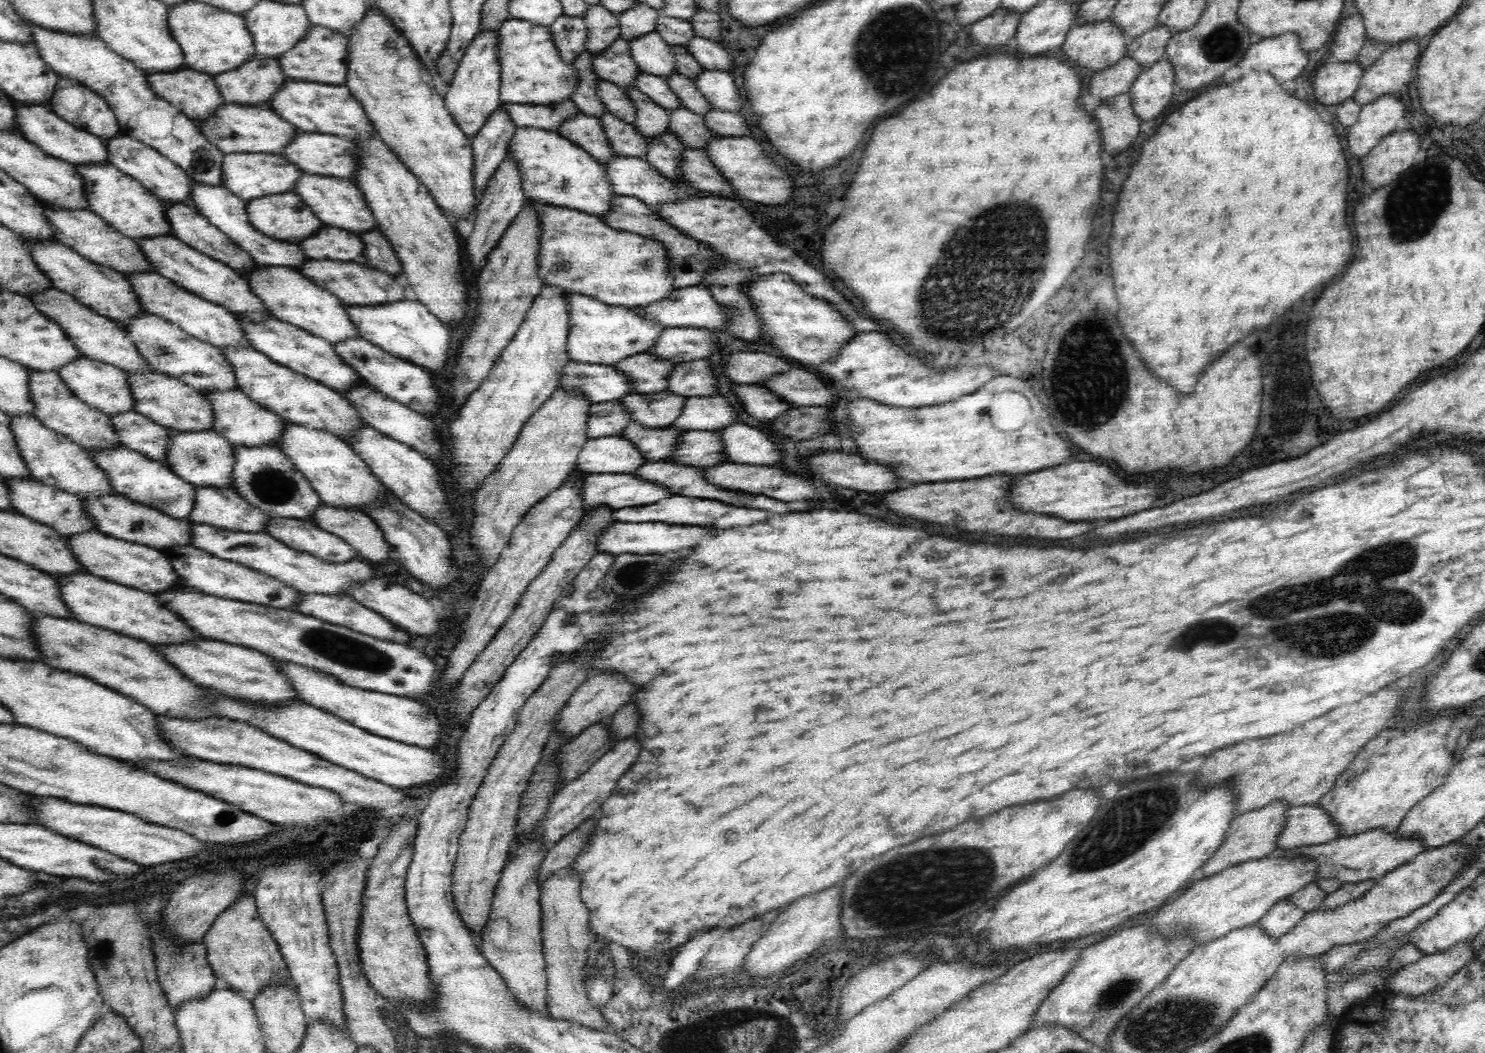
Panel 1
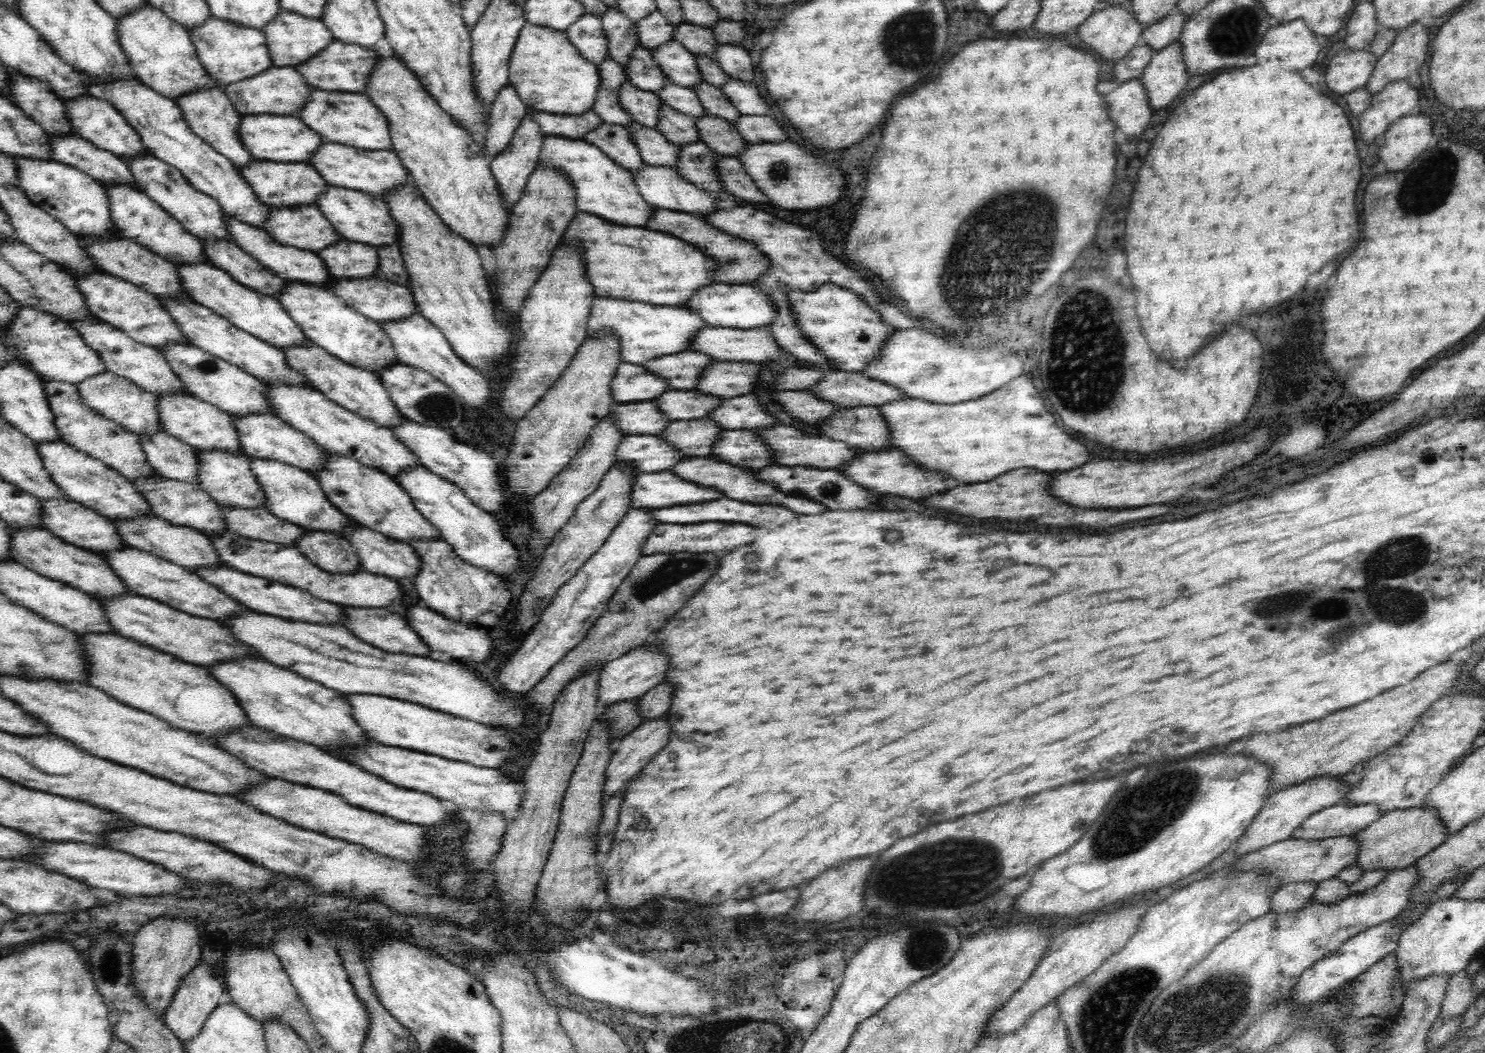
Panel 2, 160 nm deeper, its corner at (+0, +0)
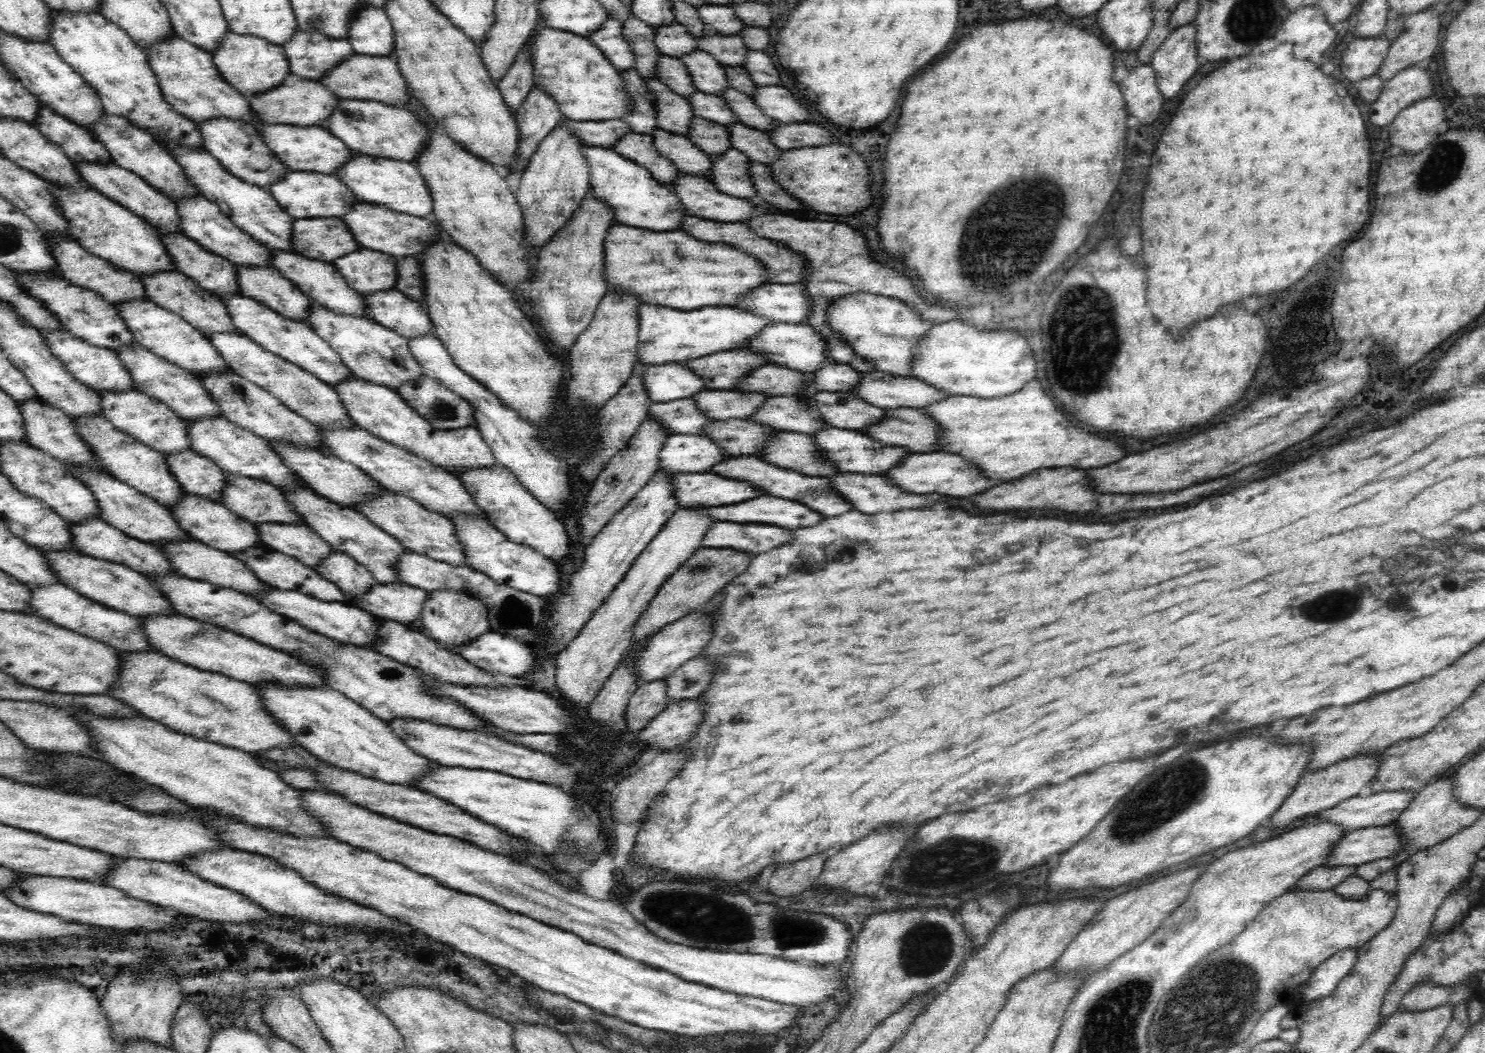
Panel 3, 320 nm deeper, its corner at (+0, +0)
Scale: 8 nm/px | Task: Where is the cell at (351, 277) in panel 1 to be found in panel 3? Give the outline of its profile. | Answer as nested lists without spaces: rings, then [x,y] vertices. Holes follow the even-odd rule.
[[[394,289],[384,290],[367,294],[363,302],[371,320],[397,332],[406,340],[427,334],[436,336],[427,307],[404,293]]]

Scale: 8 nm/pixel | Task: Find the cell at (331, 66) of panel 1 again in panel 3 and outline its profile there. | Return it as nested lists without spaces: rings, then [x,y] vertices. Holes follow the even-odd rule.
[[[354,54],[324,73],[321,83],[342,100],[381,101],[382,104],[398,108],[412,98],[394,54],[383,57]]]

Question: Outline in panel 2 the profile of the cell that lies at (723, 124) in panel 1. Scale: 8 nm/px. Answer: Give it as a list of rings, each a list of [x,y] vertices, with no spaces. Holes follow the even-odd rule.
[[[740,116],[734,122],[735,130],[750,145],[780,144],[790,141],[790,132],[782,128],[781,121],[774,116]]]

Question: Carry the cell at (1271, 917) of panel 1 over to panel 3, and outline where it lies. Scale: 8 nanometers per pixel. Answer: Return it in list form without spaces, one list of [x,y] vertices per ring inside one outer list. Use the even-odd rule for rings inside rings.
[[[1319,865],[1307,872],[1298,882],[1302,890],[1328,890],[1355,875],[1358,866]]]

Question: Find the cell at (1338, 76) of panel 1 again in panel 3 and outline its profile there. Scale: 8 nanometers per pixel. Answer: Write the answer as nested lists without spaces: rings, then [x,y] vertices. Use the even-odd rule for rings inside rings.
[[[1383,35],[1374,36],[1374,38],[1355,37],[1348,44],[1348,50],[1344,51],[1344,56],[1341,58],[1340,68],[1344,78],[1350,82],[1356,82],[1377,74],[1391,44],[1392,42]]]

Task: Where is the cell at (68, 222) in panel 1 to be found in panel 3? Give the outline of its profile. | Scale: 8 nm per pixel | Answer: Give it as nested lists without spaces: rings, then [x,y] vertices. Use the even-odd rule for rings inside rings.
[[[159,270],[158,273],[146,273],[136,275],[146,290],[147,301],[152,301],[158,306],[169,309],[170,312],[181,316],[186,322],[193,325],[203,334],[208,333],[236,333],[234,323],[223,301],[210,292],[202,289],[194,280],[185,274],[174,270]]]

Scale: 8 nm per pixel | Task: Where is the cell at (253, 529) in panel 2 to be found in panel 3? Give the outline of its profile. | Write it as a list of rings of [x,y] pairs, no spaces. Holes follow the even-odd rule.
[[[267,522],[255,525],[255,530],[259,532],[262,544],[276,552],[294,557],[294,560],[314,570],[332,550],[331,544],[328,544],[318,533],[304,524],[272,524]]]

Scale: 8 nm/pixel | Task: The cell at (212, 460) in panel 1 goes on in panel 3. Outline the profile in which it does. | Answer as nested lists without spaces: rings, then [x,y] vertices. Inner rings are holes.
[[[226,473],[227,480],[223,484],[222,504],[229,508],[235,515],[242,517],[244,520],[254,525],[266,524],[293,524],[306,525],[294,510],[291,510],[291,504],[288,503],[282,494],[280,487],[275,487],[266,481],[251,479],[250,477],[242,477]]]

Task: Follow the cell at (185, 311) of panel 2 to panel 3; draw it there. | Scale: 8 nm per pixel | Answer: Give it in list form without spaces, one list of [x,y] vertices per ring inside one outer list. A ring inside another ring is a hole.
[[[238,332],[204,335],[217,348],[219,355],[229,364],[234,373],[238,373],[242,378],[266,389],[266,392],[277,397],[282,404],[293,409],[295,413],[298,413],[298,416],[308,420],[313,425],[325,426],[326,429],[330,429],[332,426],[336,426],[337,429],[350,429],[352,425],[355,425],[350,415],[347,414],[346,408],[343,407],[335,387],[331,387],[325,381],[318,379],[317,376],[306,372],[306,369],[266,351],[262,345],[256,344],[246,335]]]

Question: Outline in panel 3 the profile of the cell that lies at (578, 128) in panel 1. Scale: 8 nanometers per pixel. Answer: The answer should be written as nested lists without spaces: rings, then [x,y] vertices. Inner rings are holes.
[[[628,133],[618,141],[614,151],[619,156],[646,168],[658,183],[670,186],[687,174],[678,170],[668,158],[660,155],[658,150],[654,149],[653,140],[654,135]]]

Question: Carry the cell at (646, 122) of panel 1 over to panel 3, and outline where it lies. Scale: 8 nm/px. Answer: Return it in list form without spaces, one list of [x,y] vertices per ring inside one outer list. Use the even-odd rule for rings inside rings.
[[[700,117],[693,118],[687,132],[687,137],[694,145],[704,150],[706,155],[716,158],[724,156],[725,152],[732,149],[729,136],[727,126]]]

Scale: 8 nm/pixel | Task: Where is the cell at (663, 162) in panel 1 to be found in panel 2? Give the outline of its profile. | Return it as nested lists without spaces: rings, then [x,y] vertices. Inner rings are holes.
[[[702,141],[682,147],[676,170],[684,179],[696,185],[696,188],[712,196],[724,192],[722,181],[718,177],[718,162],[724,156],[706,147]]]

